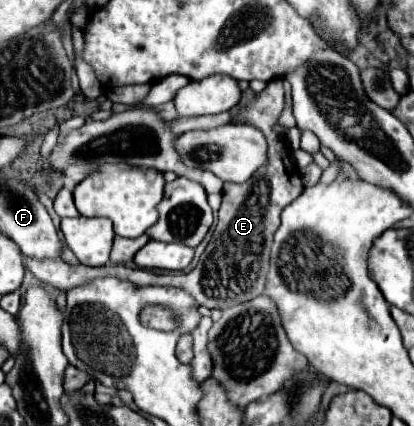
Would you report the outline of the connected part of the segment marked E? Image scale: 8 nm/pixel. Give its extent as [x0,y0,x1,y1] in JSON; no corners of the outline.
[24,77,304,309]

